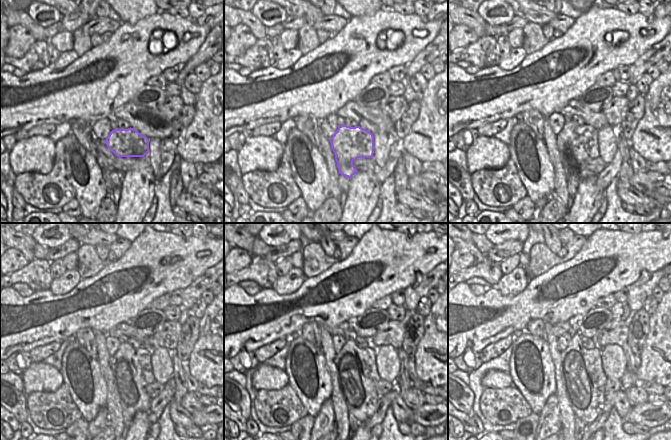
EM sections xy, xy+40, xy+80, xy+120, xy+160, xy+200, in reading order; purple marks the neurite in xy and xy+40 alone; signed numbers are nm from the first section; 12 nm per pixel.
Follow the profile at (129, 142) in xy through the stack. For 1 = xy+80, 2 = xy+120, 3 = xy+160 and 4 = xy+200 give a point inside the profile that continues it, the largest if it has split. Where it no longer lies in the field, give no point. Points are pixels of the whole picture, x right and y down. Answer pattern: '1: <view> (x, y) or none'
1: xy+80 (576, 144)
2: xy+120 (131, 368)
3: xy+160 (358, 376)
4: xy+200 (585, 380)

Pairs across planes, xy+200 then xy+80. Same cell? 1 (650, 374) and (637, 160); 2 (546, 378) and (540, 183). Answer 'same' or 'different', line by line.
1: different
2: same

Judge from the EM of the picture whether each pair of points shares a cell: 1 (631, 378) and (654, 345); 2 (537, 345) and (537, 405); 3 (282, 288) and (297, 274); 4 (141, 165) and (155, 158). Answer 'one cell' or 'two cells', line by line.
1: one cell
2: one cell
3: one cell
4: two cells

